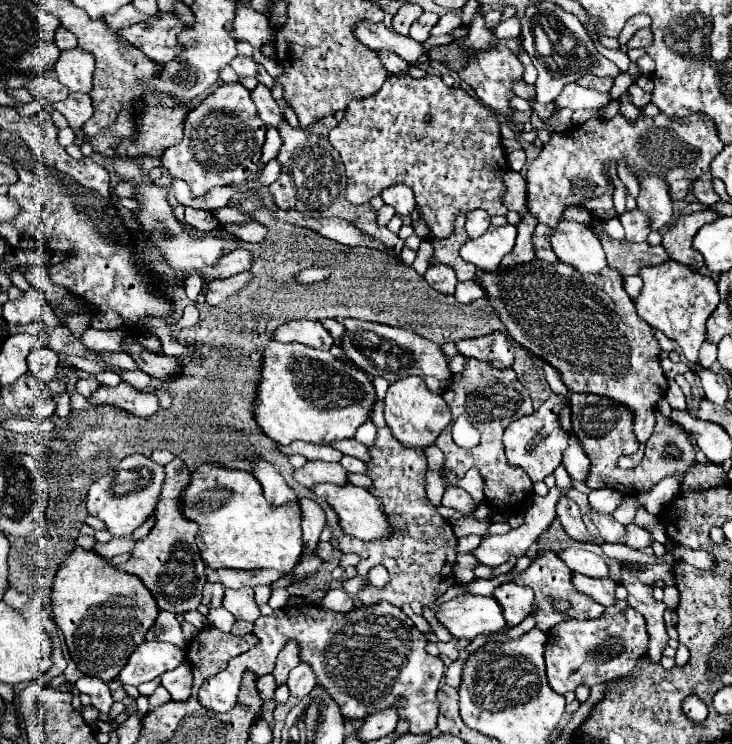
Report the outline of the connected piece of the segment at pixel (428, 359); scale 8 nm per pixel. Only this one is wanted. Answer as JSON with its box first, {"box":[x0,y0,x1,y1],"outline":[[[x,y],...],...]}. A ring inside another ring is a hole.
{"box":[336,318,450,384],"outline":[[[336,318],[344,326],[342,334],[342,350],[360,370],[372,376],[382,376],[390,384],[402,380],[406,376],[434,376],[438,380],[450,378],[448,360],[440,352],[440,346],[402,328],[392,328],[376,322],[364,322],[356,318]]]}

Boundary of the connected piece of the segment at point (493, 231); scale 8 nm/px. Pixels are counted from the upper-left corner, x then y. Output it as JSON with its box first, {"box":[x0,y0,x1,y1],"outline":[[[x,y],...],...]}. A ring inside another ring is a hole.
{"box":[460,226,516,270],"outline":[[[490,226],[480,238],[466,240],[460,248],[460,256],[466,262],[472,262],[478,270],[494,270],[502,262],[502,258],[514,248],[516,226]]]}

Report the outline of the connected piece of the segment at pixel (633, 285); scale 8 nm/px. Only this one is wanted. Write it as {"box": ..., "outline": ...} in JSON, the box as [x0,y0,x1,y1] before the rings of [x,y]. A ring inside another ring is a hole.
{"box":[624,276,642,300],"outline":[[[628,276],[628,278],[624,278],[624,288],[626,288],[628,296],[634,300],[640,294],[640,288],[642,288],[640,276]]]}

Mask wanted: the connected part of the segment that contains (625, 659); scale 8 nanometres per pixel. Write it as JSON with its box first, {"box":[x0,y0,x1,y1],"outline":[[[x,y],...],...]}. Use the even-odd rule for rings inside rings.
{"box":[546,602,648,694],"outline":[[[616,602],[612,608],[606,608],[600,620],[564,620],[548,632],[546,644],[546,674],[548,684],[554,692],[566,694],[574,692],[576,686],[596,686],[614,678],[626,676],[648,652],[648,632],[646,620],[636,612],[628,602]]]}

